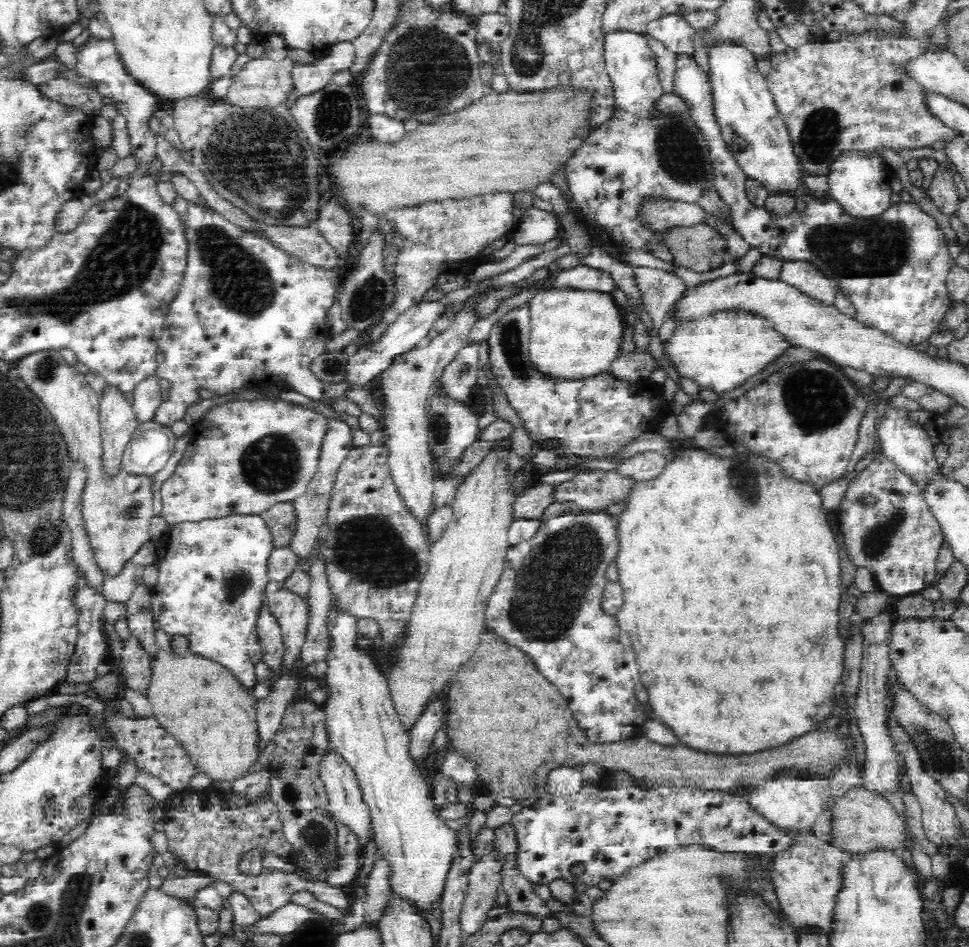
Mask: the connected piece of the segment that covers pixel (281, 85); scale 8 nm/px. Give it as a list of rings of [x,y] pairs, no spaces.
[[[267,56],[250,60],[236,75],[232,76],[232,84],[224,100],[242,108],[248,106],[266,108],[284,103],[295,88],[290,72],[280,68],[278,63],[278,61],[271,60]]]

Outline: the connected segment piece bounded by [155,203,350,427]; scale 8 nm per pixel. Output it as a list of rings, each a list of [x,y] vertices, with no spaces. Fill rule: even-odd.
[[[188,203],[186,219],[181,222],[184,227],[184,236],[186,237],[187,246],[187,266],[184,276],[181,279],[180,286],[176,296],[169,302],[168,314],[165,314],[164,324],[162,324],[160,338],[157,340],[157,352],[155,354],[157,366],[155,370],[156,378],[165,378],[170,382],[168,389],[168,400],[163,402],[156,411],[156,422],[164,425],[171,425],[184,419],[185,412],[189,406],[201,402],[200,390],[208,390],[217,393],[219,396],[231,394],[243,386],[254,388],[254,386],[270,386],[274,382],[284,380],[287,382],[290,390],[300,392],[300,394],[312,399],[312,401],[333,401],[341,396],[350,386],[346,383],[322,382],[319,381],[310,369],[308,364],[316,356],[324,354],[326,349],[326,340],[331,338],[330,329],[326,322],[328,310],[336,299],[336,294],[340,294],[343,288],[344,279],[340,276],[338,266],[334,263],[332,266],[323,266],[322,263],[304,262],[303,259],[292,255],[280,247],[277,247],[270,239],[264,238],[260,233],[254,230],[247,230],[243,226],[236,226],[235,223],[228,222],[219,211],[208,207],[207,205],[199,206],[196,203]]]

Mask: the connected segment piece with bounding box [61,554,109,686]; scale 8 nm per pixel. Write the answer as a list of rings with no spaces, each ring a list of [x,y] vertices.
[[[72,554],[72,560],[70,560],[70,563],[74,565],[74,577],[76,577],[76,580],[74,580],[74,584],[72,584],[72,589],[74,589],[74,594],[72,594],[72,603],[74,603],[74,607],[76,607],[76,612],[78,613],[77,616],[77,641],[75,644],[75,653],[72,655],[67,676],[64,678],[64,680],[61,682],[61,684],[64,684],[64,686],[80,686],[80,684],[90,684],[92,681],[94,681],[97,678],[97,675],[95,674],[96,667],[100,666],[104,661],[108,660],[109,658],[109,646],[108,642],[104,641],[104,629],[103,629],[103,610],[106,606],[106,599],[103,597],[103,594],[100,591],[100,588],[96,588],[95,586],[92,586],[89,583],[89,580],[87,580],[85,575],[85,570],[73,560],[73,554]]]

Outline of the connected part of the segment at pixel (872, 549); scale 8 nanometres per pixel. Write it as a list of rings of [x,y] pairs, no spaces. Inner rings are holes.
[[[885,455],[877,457],[849,482],[839,504],[840,529],[857,567],[870,570],[878,589],[905,597],[934,586],[943,533],[920,487]]]

